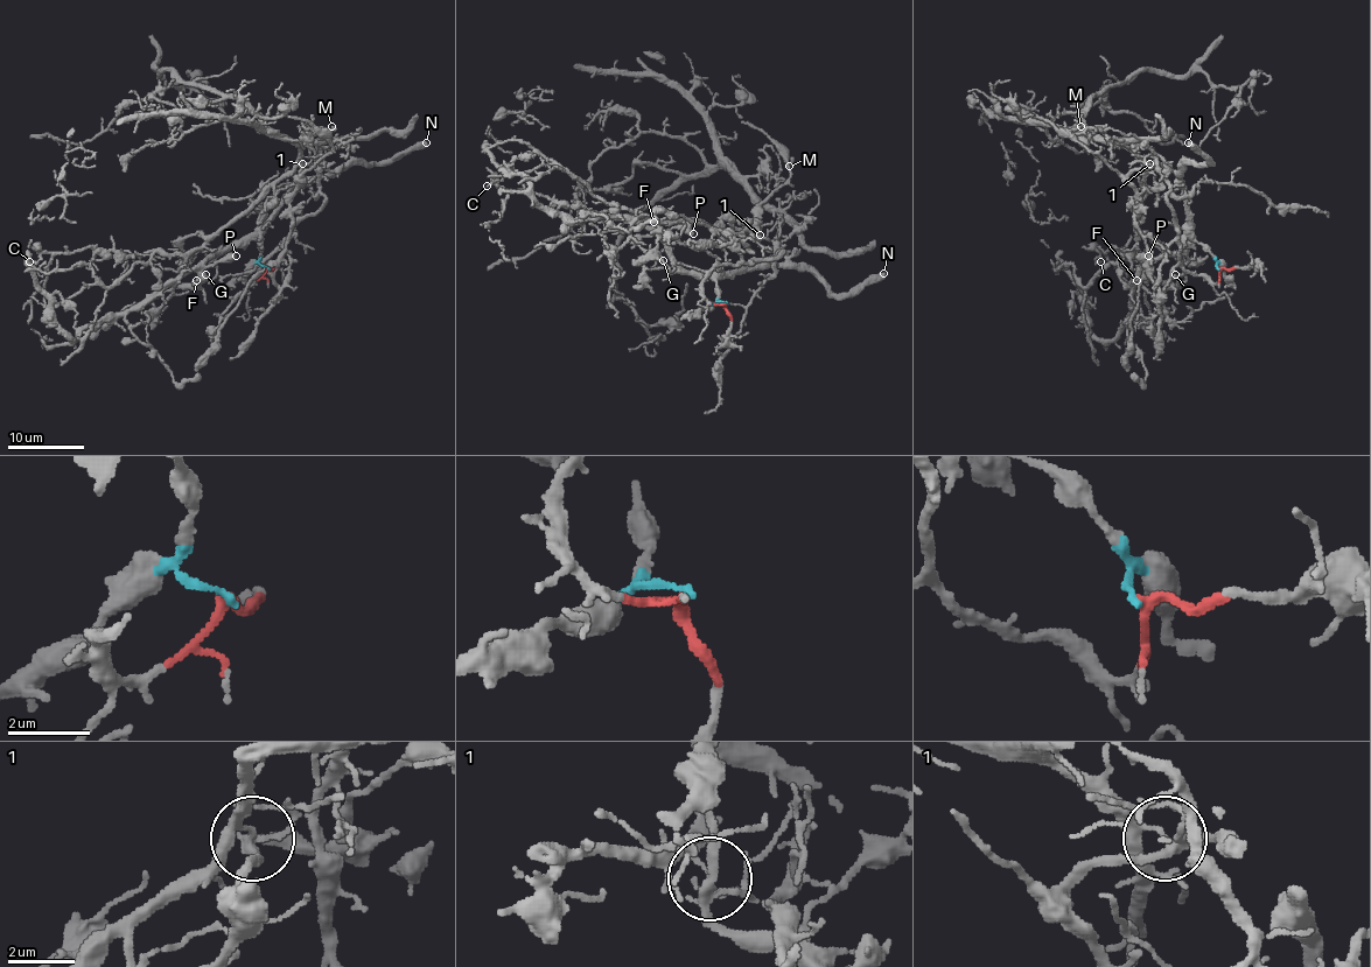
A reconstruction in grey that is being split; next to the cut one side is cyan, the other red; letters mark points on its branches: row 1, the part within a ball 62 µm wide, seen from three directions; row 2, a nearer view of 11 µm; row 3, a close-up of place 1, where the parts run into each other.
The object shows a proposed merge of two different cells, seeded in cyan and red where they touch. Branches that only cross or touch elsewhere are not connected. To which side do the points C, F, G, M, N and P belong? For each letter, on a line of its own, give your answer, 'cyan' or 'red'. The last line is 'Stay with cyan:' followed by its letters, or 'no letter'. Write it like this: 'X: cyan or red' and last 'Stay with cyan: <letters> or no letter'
C: red
F: cyan
G: cyan
M: cyan
N: cyan
P: cyan
Stay with cyan: F, G, M, N, P

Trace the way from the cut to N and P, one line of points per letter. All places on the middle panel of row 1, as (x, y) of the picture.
N: (726, 305), (718, 301), (717, 280), (754, 268), (805, 268), (832, 293), (850, 293), (883, 272)
P: (726, 305), (718, 301), (713, 280), (690, 274), (663, 238), (665, 230), (672, 229), (687, 229), (693, 235)

